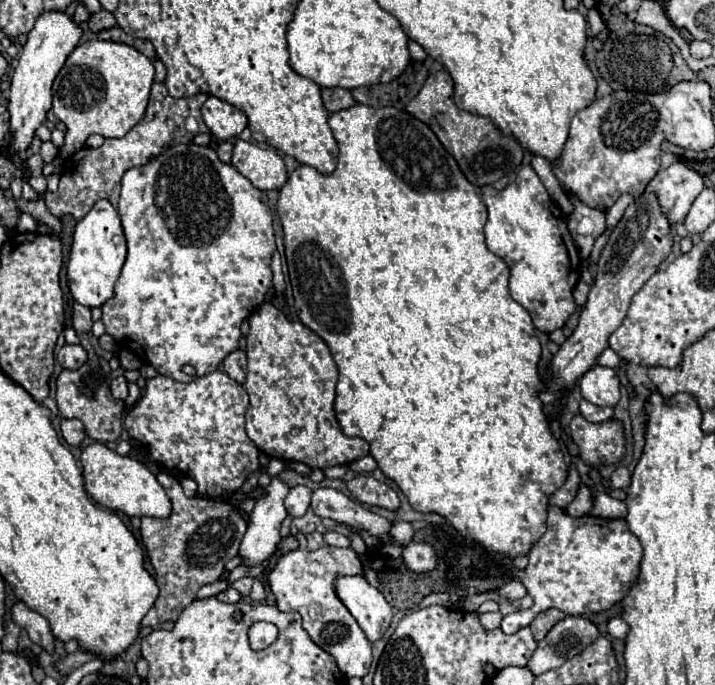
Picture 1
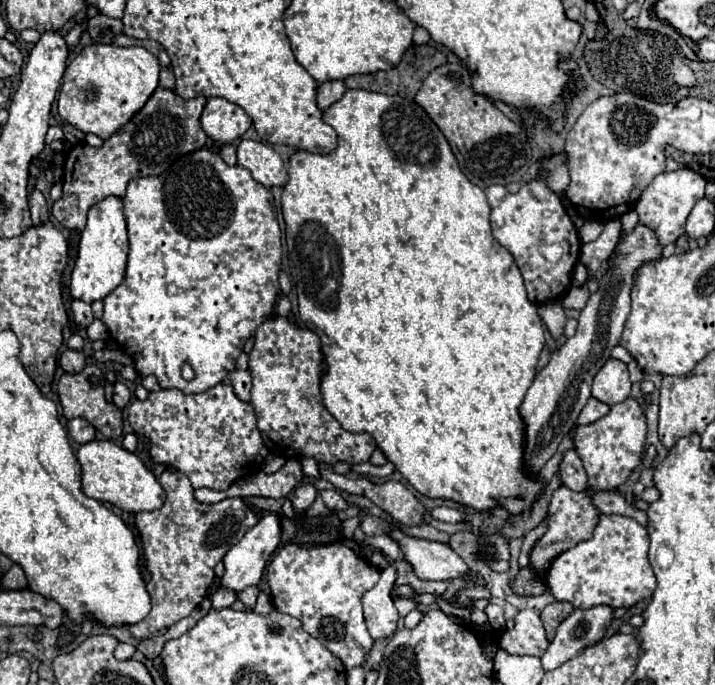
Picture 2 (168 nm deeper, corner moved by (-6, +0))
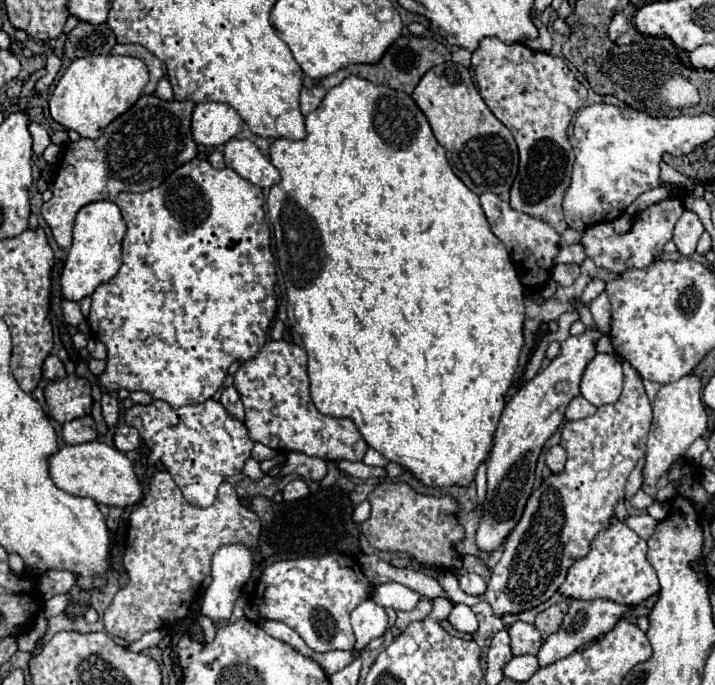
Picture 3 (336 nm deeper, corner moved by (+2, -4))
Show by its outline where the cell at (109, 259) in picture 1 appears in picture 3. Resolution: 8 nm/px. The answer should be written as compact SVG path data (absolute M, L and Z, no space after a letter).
M96 201L84 205L76 215L74 241L68 251L64 271L62 271L62 295L68 301L80 301L90 297L98 285L108 283L120 269L120 245L126 231L120 209L112 201Z

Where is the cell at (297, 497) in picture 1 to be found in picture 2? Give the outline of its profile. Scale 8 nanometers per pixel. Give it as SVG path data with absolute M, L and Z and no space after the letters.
M302 483L302 485L298 485L298 487L290 493L290 501L294 503L294 509L296 509L296 511L306 511L306 509L314 503L316 493L318 493L318 491L316 491L314 485Z

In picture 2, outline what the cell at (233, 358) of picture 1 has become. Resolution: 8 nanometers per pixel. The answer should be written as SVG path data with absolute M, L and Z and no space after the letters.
M234 369L230 373L230 385L236 393L238 399L242 401L250 401L250 389L252 389L252 381L250 381L250 373L248 371L238 371Z

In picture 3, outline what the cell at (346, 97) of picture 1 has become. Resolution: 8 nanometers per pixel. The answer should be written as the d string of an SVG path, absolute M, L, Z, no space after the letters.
M318 83L314 87L304 87L300 93L300 111L302 115L308 115L312 109L316 109L320 105L320 101L324 99L326 89Z

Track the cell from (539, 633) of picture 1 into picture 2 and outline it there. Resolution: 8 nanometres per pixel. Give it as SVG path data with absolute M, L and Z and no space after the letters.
M554 601L554 603L550 603L550 605L544 607L544 611L540 613L540 617L542 617L544 629L546 629L546 635L548 635L550 641L554 639L554 633L556 633L556 629L558 629L558 625L560 625L572 611L574 611L574 607L568 605L566 601Z

